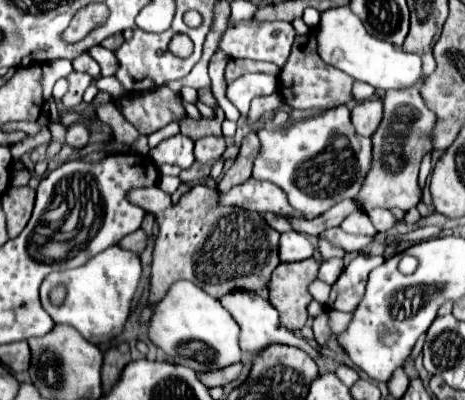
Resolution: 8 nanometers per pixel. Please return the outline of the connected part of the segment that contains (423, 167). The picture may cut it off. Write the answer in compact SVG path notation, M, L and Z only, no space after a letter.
M431 152L428 154L424 154L424 160L422 160L419 171L419 184L420 188L424 189L426 185L426 180L432 171L432 163L431 163Z

